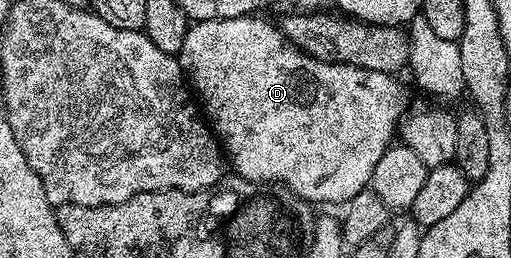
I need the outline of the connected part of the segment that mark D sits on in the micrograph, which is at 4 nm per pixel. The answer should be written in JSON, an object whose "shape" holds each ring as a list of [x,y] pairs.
{"shape":[[[263,16],[205,20],[188,25],[185,44],[177,57],[201,102],[203,97],[206,121],[221,139],[230,169],[232,166],[238,177],[250,182],[282,184],[312,204],[346,204],[357,192],[368,189],[373,168],[377,168],[377,160],[392,145],[397,123],[405,114],[398,77],[317,60],[292,46],[282,29],[276,23],[274,26],[266,22]]]}

